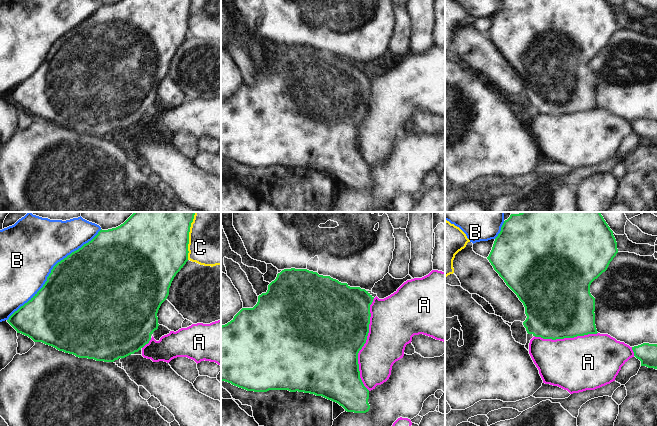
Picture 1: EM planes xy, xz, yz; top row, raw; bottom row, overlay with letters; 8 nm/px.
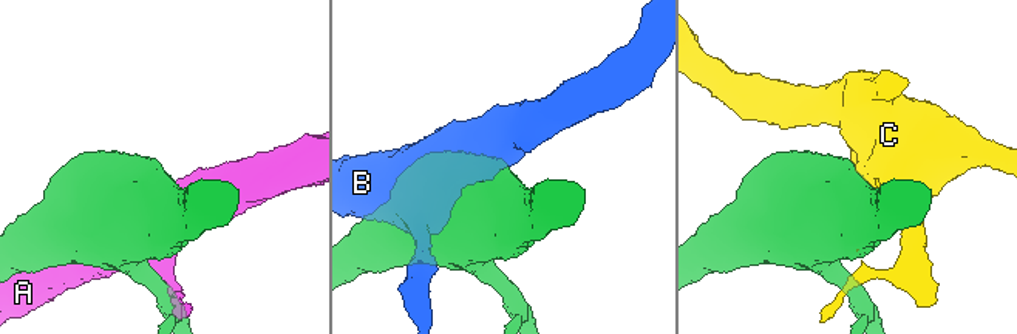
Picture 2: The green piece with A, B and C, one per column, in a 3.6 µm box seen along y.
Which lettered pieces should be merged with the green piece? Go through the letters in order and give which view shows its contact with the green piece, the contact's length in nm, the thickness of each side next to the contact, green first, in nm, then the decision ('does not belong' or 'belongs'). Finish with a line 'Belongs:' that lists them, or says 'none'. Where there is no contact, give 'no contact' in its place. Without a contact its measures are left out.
A: contact in xz; length 750 nm; calibres 500 and 360 nm; does not belong
B: contact in xy; length 1050 nm; calibres 500 and 480 nm; does not belong
C: contact in xy; length 380 nm; calibres 500 and 480 nm; does not belong
Belongs: none

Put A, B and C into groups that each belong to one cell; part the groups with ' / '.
A / B / C

